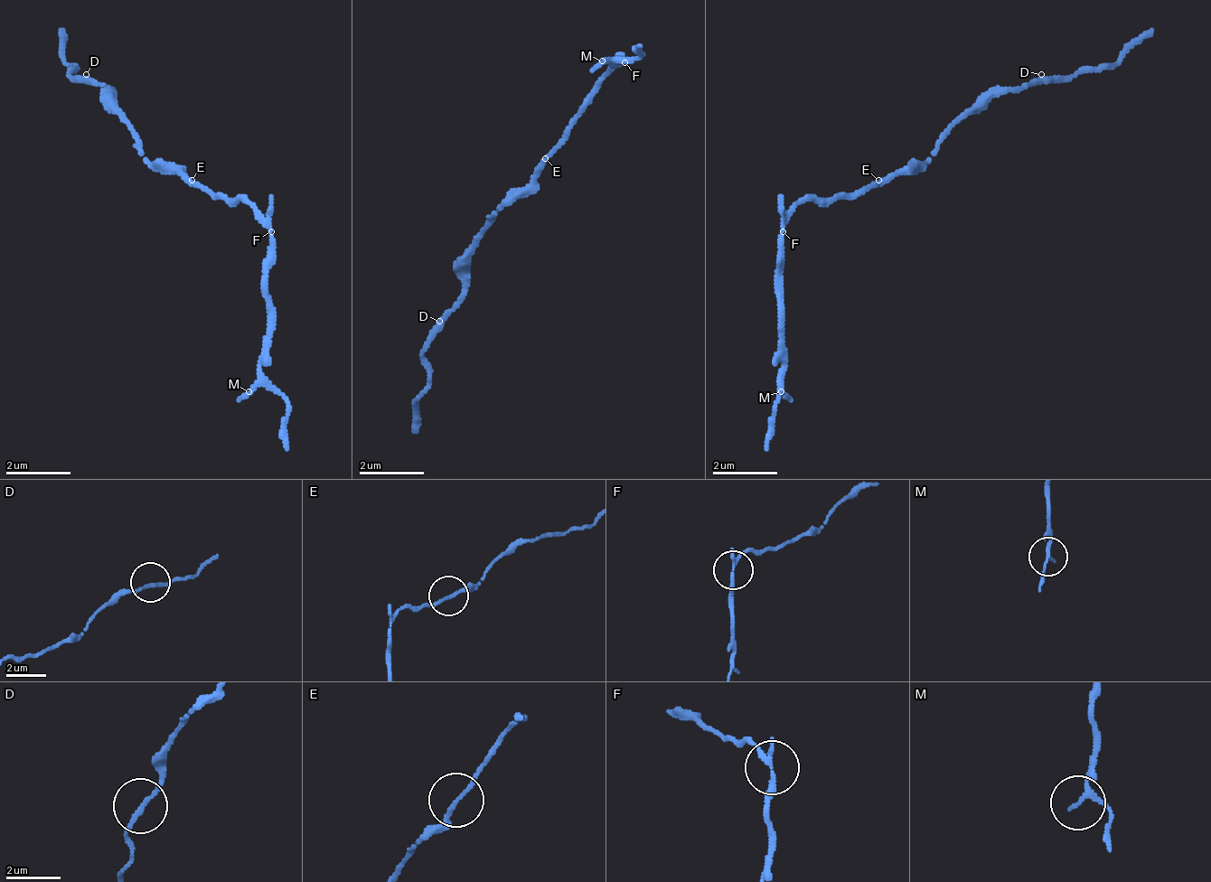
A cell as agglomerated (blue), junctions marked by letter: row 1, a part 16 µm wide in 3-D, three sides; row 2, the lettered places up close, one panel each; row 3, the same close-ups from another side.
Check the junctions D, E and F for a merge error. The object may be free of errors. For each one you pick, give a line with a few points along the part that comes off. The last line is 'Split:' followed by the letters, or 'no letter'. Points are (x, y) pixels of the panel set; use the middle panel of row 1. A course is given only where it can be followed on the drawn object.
F: Course of the part to remove: (626, 60), (610, 60), (643, 52), (634, 44)
Split: F

